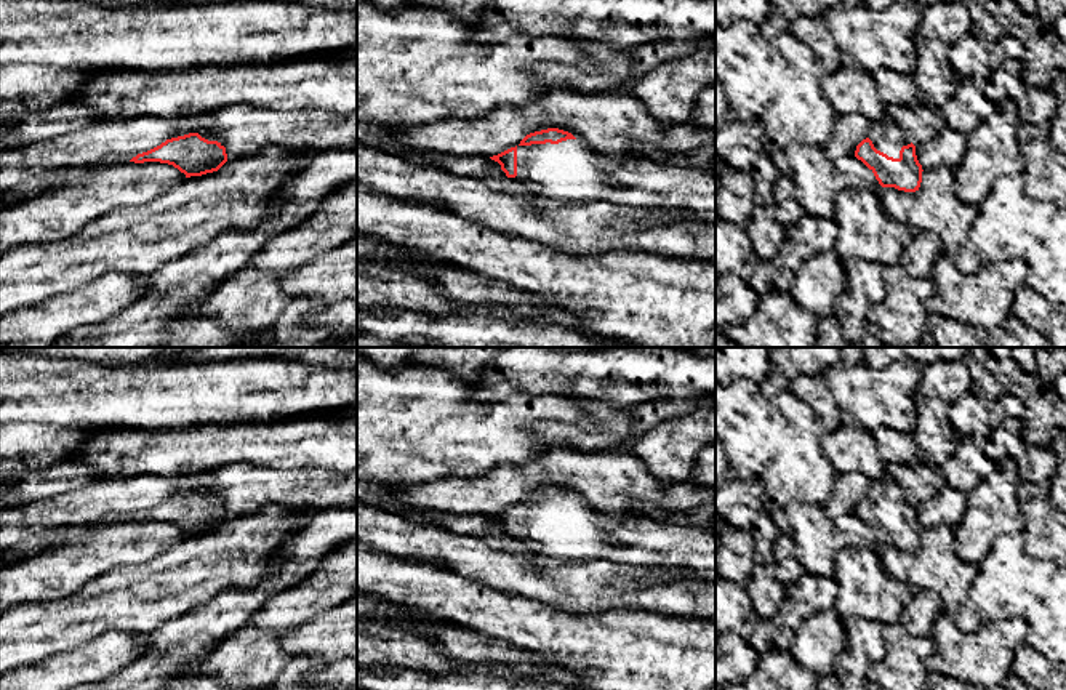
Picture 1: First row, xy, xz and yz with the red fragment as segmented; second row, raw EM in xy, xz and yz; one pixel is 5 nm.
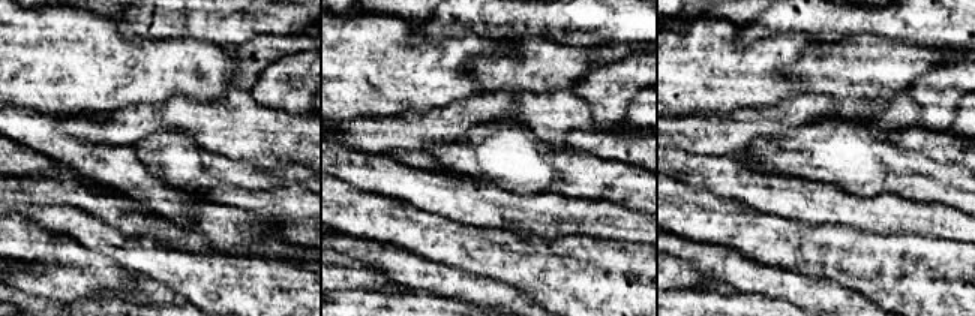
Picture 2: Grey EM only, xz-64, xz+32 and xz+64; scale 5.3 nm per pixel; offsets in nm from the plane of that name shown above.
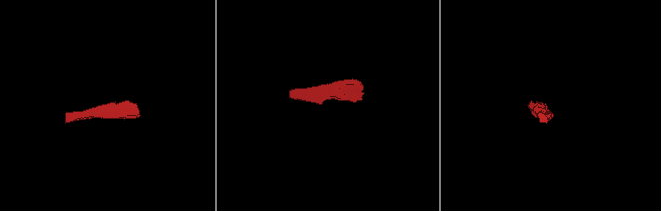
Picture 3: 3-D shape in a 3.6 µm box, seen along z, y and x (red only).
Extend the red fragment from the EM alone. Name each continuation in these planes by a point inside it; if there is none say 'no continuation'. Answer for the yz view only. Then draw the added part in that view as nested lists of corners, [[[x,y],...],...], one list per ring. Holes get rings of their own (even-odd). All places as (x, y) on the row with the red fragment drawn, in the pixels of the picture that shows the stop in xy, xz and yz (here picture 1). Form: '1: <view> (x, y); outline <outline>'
1: yz (887, 136); outline [[[890,118],[871,122],[868,126],[868,138],[877,150],[893,158],[900,158],[901,147],[911,144],[908,134]]]

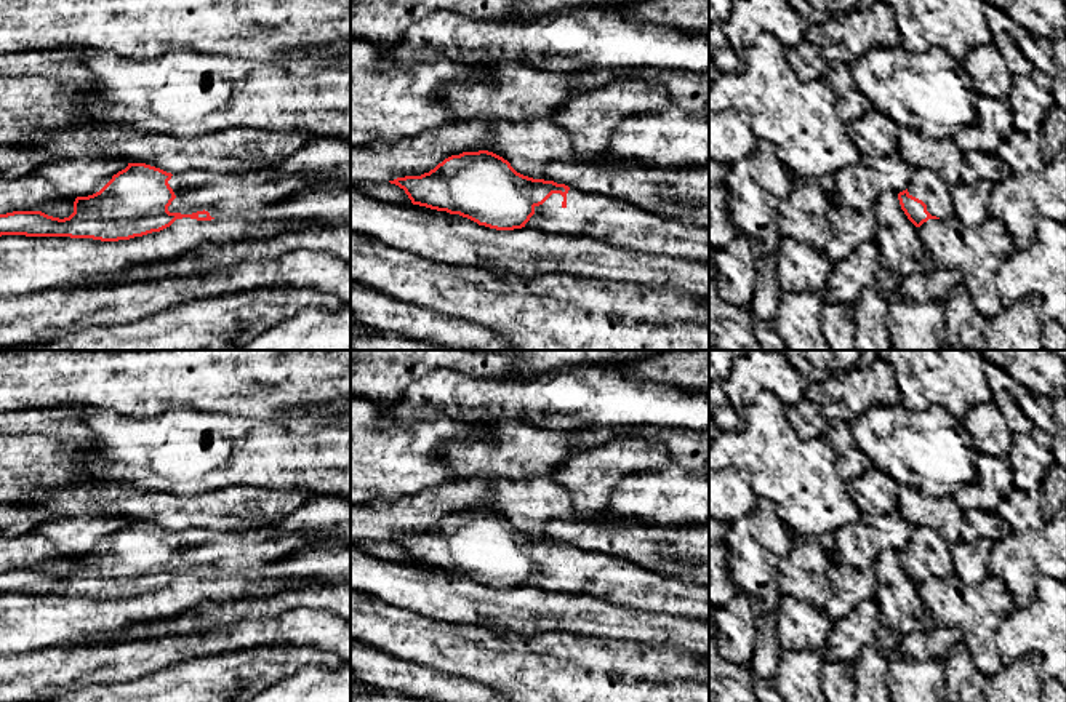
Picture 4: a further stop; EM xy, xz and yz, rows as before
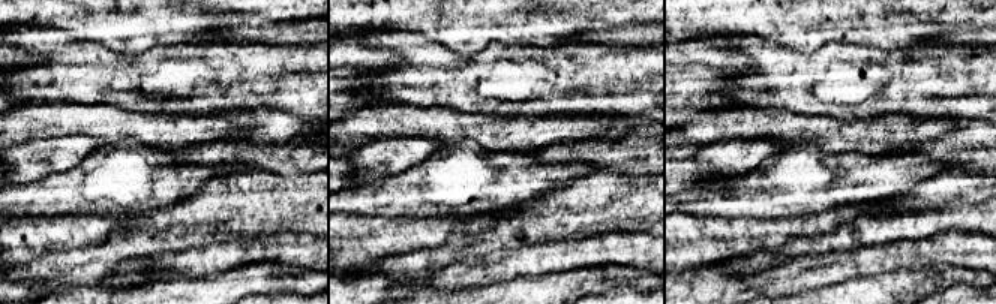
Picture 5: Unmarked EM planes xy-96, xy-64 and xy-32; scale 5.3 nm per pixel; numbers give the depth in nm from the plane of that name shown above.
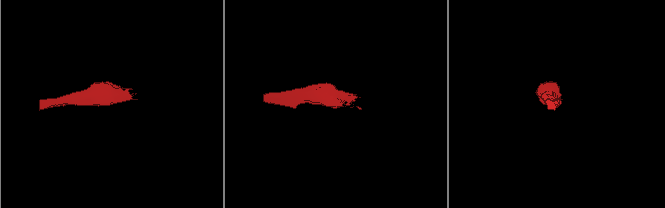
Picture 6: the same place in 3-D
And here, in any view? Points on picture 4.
1: xy (223, 195); outline [[[258,170],[250,173],[219,174],[213,171],[187,171],[168,181],[176,198],[170,213],[192,214],[208,211],[211,217],[235,217],[264,211],[271,205],[304,195],[319,200],[320,192],[303,173]]]

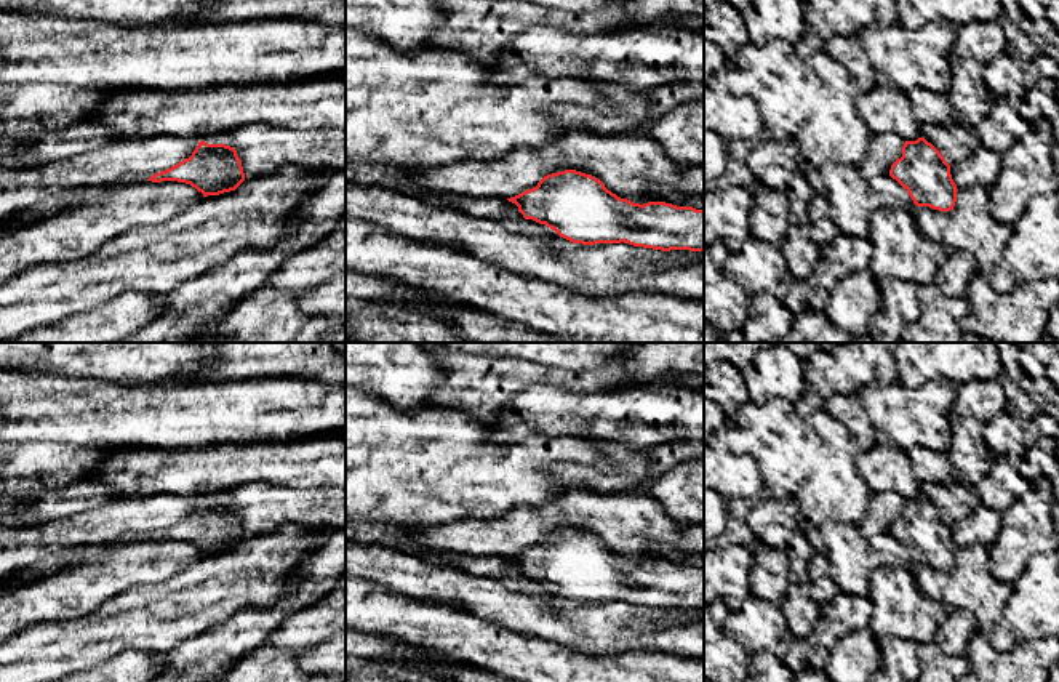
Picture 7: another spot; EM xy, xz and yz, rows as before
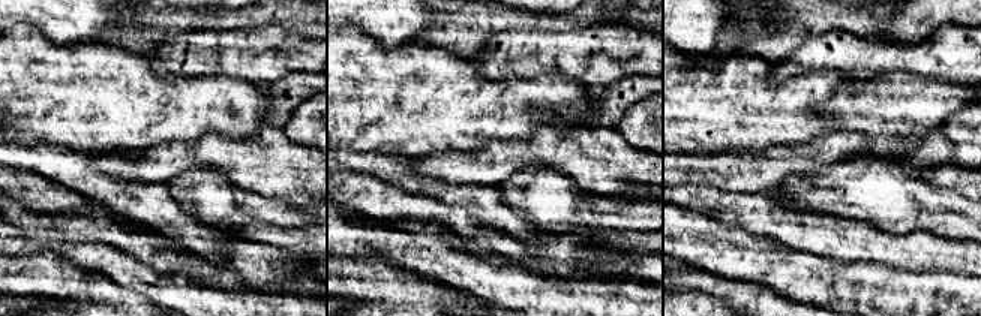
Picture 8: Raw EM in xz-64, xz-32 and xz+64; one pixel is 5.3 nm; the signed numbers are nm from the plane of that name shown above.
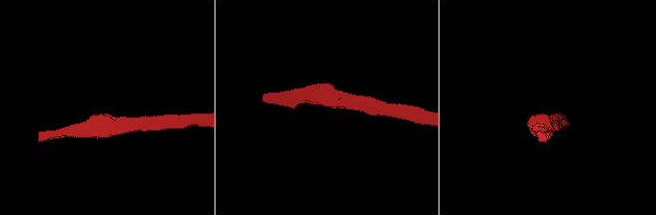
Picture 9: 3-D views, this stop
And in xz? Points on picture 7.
no continuation

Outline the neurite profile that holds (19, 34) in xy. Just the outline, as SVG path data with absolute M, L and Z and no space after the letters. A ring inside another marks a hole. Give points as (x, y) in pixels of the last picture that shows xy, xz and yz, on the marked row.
M0 11L0 83L202 90L346 74L346 27L293 18L117 24Z

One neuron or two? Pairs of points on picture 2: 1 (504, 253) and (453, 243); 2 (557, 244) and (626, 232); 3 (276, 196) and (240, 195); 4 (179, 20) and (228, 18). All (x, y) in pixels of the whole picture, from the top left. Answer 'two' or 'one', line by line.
1: one
2: two
3: one
4: one

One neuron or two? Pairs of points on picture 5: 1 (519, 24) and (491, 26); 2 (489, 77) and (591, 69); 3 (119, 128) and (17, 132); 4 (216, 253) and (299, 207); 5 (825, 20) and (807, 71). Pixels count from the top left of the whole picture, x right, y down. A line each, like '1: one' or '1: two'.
1: one
2: one
3: one
4: two
5: two

